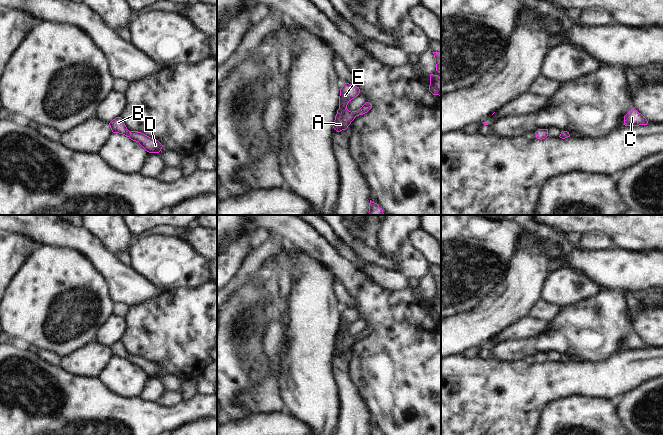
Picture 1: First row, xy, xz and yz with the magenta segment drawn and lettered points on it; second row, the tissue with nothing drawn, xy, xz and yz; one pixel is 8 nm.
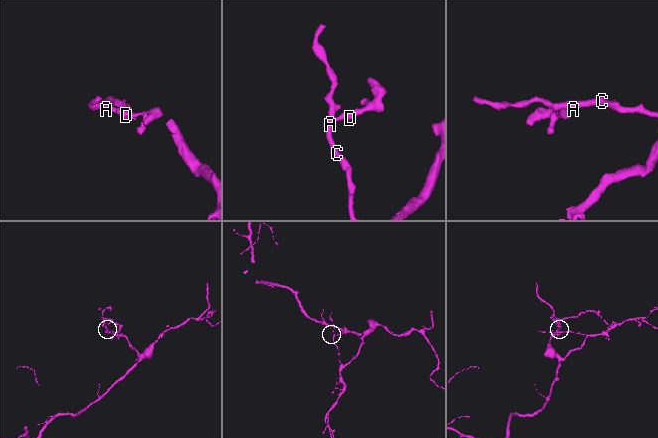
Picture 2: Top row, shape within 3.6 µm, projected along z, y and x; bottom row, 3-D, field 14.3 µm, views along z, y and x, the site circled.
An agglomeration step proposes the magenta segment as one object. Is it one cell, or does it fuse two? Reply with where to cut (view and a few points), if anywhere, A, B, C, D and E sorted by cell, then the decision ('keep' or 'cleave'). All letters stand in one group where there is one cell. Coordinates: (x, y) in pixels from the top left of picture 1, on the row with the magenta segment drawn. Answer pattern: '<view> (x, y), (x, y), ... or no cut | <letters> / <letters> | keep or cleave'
no cut | A B C D E | keep

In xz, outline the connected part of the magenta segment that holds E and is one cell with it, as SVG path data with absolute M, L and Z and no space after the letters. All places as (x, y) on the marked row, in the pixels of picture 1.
M345 83L343 87L340 89L339 109L337 110L337 114L335 116L335 120L334 120L335 122L333 126L333 128L337 132L346 130L356 116L363 115L372 108L372 104L366 102L357 111L351 112L347 109L348 103L356 96L358 96L359 93L360 93L359 87L355 85L351 85L349 83Z

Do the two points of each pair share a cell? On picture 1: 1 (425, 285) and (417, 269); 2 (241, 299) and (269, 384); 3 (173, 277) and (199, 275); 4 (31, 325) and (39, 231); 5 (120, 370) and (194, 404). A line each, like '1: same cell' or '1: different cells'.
1: different cells
2: different cells
3: same cell
4: different cells
5: different cells

